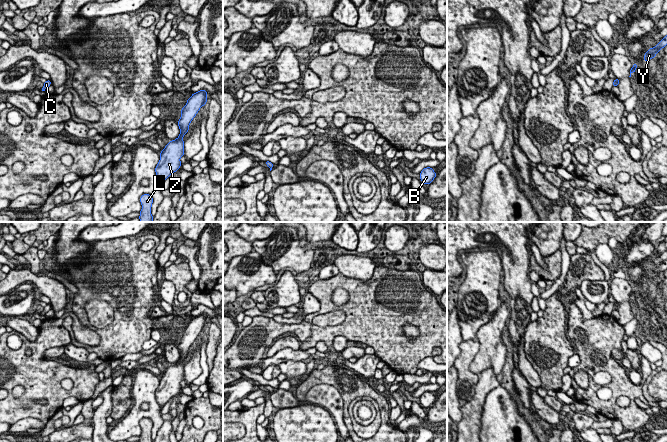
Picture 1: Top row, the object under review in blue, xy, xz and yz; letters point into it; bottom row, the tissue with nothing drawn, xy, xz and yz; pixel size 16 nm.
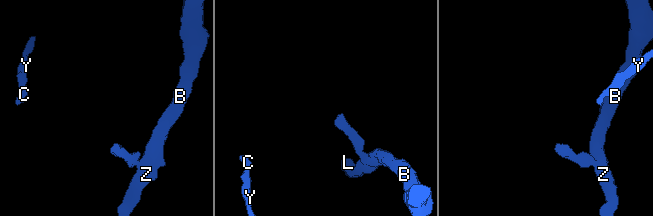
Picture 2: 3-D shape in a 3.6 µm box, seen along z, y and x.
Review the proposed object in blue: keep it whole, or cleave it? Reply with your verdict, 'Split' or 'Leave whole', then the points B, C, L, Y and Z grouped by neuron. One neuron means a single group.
Leave whole. Groups: B C L Y Z

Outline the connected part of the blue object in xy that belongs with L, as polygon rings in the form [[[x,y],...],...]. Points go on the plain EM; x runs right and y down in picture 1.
[[[143,418],[140,421],[140,426],[141,426],[141,429],[142,429],[142,433],[140,435],[139,442],[153,442],[153,440],[151,438],[153,421],[149,418]]]

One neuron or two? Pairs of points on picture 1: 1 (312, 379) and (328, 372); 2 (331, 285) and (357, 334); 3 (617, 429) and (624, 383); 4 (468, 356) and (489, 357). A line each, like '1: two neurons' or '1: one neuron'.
1: one neuron
2: one neuron
3: two neurons
4: two neurons

